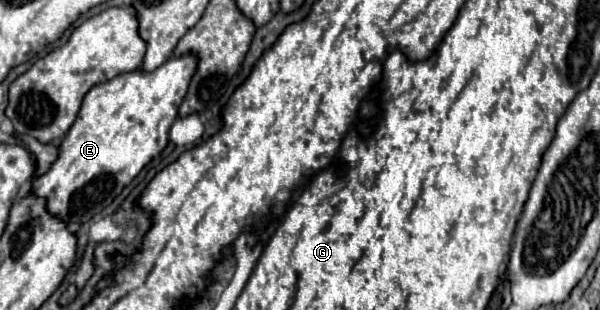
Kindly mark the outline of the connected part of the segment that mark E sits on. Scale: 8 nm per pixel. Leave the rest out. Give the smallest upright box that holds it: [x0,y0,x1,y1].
[32,52,198,230]

